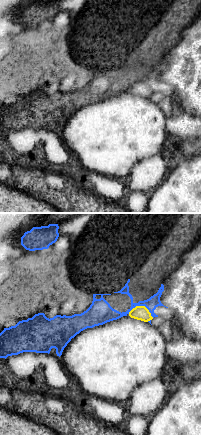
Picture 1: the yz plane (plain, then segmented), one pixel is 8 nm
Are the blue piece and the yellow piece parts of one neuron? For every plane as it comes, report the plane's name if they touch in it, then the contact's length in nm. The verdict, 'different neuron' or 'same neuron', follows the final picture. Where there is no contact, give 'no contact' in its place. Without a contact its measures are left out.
meets blue in yz; contact 220 nm long

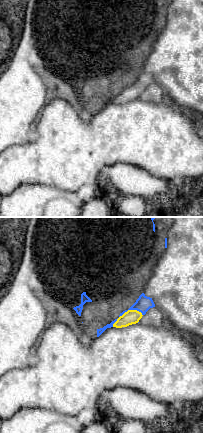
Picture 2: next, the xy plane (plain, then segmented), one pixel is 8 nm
meets blue in xy; contact 260 nm long

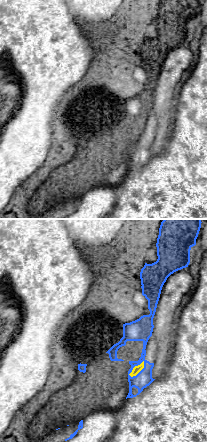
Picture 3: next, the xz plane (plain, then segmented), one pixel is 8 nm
meets blue in xz; contact 170 nm long

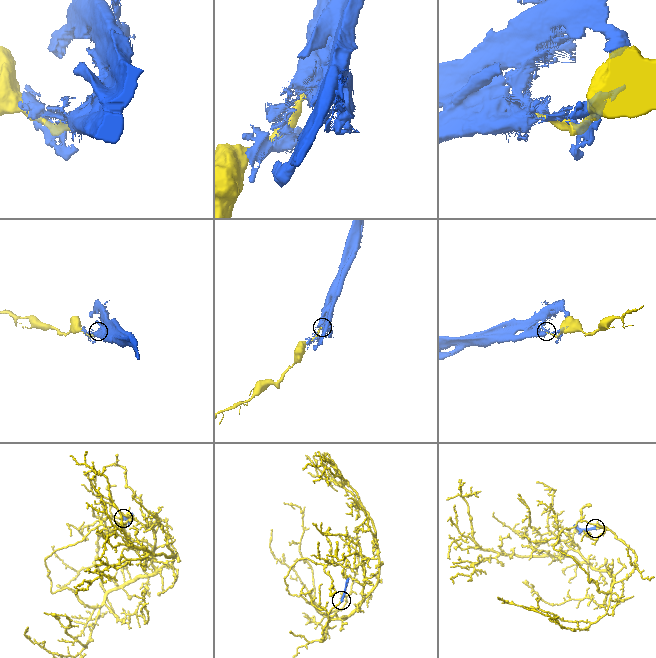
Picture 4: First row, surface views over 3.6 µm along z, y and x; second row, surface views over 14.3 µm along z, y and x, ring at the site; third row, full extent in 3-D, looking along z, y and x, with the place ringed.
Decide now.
different neuron

